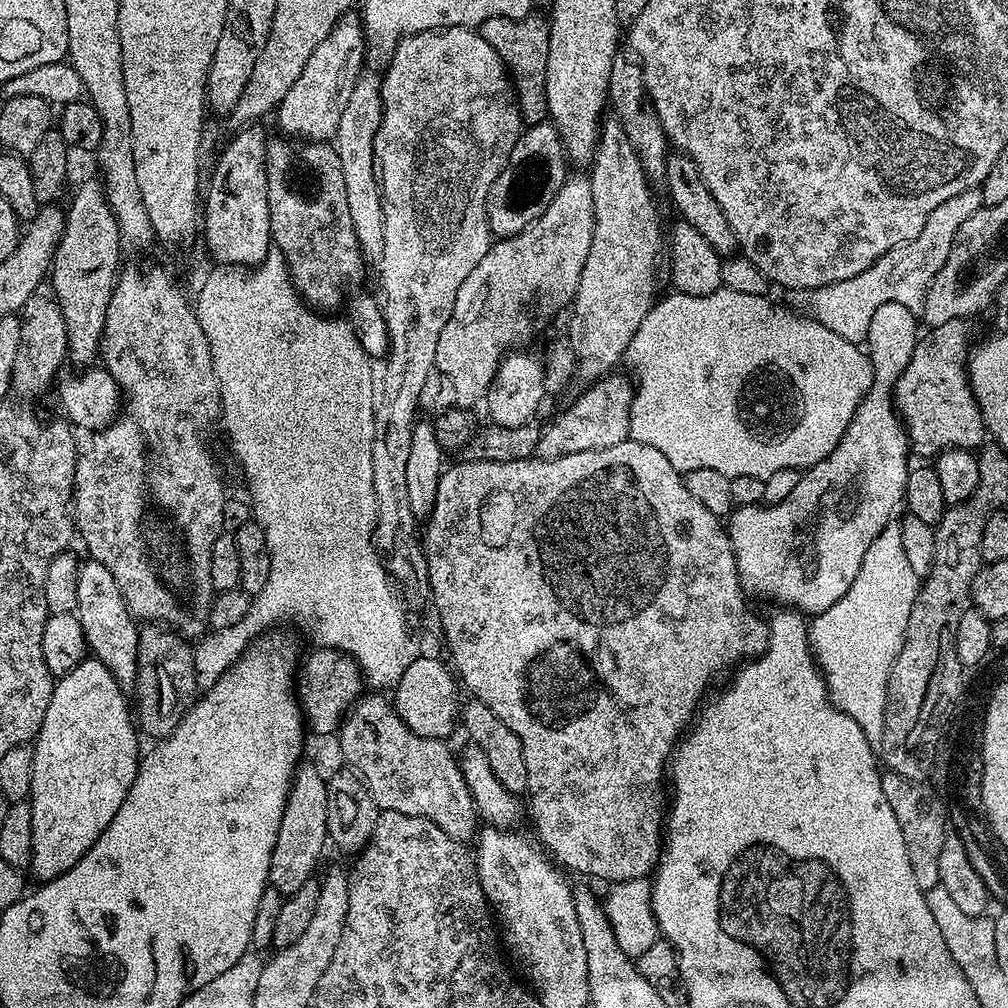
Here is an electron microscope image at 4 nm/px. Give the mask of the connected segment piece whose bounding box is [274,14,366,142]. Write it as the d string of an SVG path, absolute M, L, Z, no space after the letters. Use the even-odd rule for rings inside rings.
M345 14L337 20L328 37L318 45L314 54L310 54L305 68L302 69L302 74L298 74L298 82L294 82L294 86L290 86L286 98L282 98L274 119L280 123L280 128L284 131L281 133L285 137L299 138L304 142L328 142L335 137L338 122L342 122L342 110L346 106L346 102L350 102L350 94L366 64L364 26L359 15L352 15L356 14Z

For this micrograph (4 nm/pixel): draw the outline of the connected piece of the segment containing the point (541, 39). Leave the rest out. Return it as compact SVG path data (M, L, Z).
M529 14L521 20L495 16L486 18L478 25L480 36L486 38L490 46L494 46L504 67L508 69L516 94L516 105L520 108L521 121L528 126L542 124L549 119L546 102L546 58L550 54L549 21L536 15Z

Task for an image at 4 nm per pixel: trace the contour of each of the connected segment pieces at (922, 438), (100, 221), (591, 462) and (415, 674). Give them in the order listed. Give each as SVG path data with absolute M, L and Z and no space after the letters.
M964 322L953 323L952 336L944 336L943 327L929 327L928 336L917 339L910 366L906 366L898 378L894 403L915 455L917 452L920 456L935 458L951 448L976 450L985 443L984 415L972 392L966 367L970 355L968 326Z
M99 179L88 180L73 194L72 205L67 205L64 233L50 269L50 283L66 318L68 356L80 364L76 366L88 366L95 361L92 359L97 359L100 339L104 337L104 315L122 268L120 248L120 227L104 193L103 183Z
M629 438L614 446L606 446L602 450L582 450L578 454L566 454L553 460L529 458L514 462L486 462L485 460L464 458L461 464L456 464L453 468L452 465L445 467L441 472L438 494L434 498L434 510L426 518L425 524L428 525L425 528L423 525L422 543L428 567L427 587L432 588L432 604L436 607L437 614L440 615L440 628L444 631L444 640L448 643L449 650L452 651L451 667L454 669L459 683L465 689L468 687L475 699L490 706L490 710L494 710L494 714L498 714L498 718L502 718L502 722L506 722L506 726L510 726L510 730L514 730L514 734L518 734L518 742L522 742L522 755L526 758L526 778L528 779L526 800L532 803L532 824L536 827L535 835L538 837L539 843L546 849L547 855L557 865L567 869L569 873L571 873L570 871L581 872L584 876L593 876L596 880L608 880L607 882L643 880L651 877L654 869L659 865L662 855L662 829L666 824L666 769L670 764L670 753L689 731L694 720L694 713L701 701L705 699L704 688L711 686L712 679L719 672L726 671L728 667L731 669L733 666L739 665L745 658L760 656L768 649L769 625L765 621L763 624L748 609L748 604L744 601L746 593L740 587L740 573L736 571L734 550L721 517L710 514L710 510L706 510L706 506L702 506L702 502L698 502L698 498L694 498L694 494L690 494L690 490L686 490L684 476L676 472L674 466L670 466L670 462L666 462L666 454L662 454L662 450L654 450L654 446Z
M417 655L416 660L406 668L406 674L402 674L402 678L394 686L396 712L402 722L406 722L406 726L410 726L410 730L414 730L414 734L422 738L447 741L452 727L457 727L458 724L458 713L462 708L461 689L453 669L445 661L444 664L432 656Z

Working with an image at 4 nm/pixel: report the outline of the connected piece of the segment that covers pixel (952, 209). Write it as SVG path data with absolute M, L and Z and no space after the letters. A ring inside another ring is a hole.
M971 188L954 198L946 198L946 202L942 202L942 206L938 206L938 210L926 218L926 226L922 226L922 234L918 234L918 238L882 254L878 262L854 278L828 284L825 288L793 291L791 303L797 309L807 310L812 319L826 326L826 330L834 330L834 334L842 334L842 338L847 340L867 341L870 318L874 318L878 306L886 306L886 302L898 302L913 310L923 309L928 287L942 266L946 266L946 258L950 258L950 250L958 230L962 230L962 222L974 218L978 209L983 207L984 194L980 188Z

